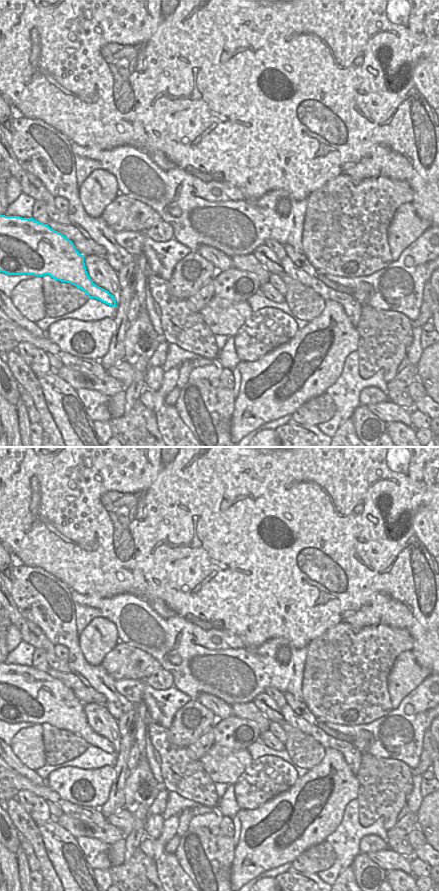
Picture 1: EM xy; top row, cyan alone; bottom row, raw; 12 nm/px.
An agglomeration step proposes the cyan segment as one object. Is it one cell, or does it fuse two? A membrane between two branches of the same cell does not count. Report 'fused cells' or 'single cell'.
single cell

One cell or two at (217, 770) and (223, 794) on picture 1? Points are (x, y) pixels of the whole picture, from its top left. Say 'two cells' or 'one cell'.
two cells

